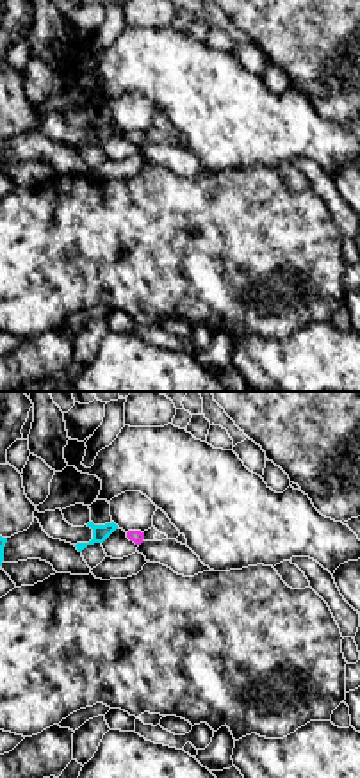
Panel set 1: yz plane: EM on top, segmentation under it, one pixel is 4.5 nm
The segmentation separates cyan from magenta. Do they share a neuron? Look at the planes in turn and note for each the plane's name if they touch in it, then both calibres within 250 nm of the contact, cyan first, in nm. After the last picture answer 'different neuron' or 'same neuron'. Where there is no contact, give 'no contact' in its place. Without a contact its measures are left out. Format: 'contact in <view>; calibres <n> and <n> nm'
no contact

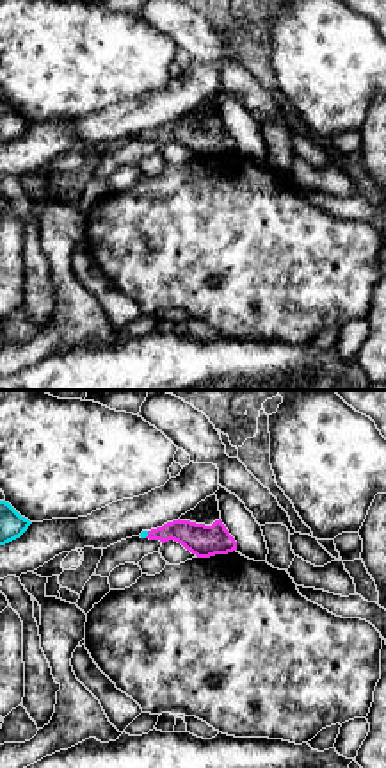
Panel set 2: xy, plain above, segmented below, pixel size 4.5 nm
contact in xy; calibres 30 and 140 nm

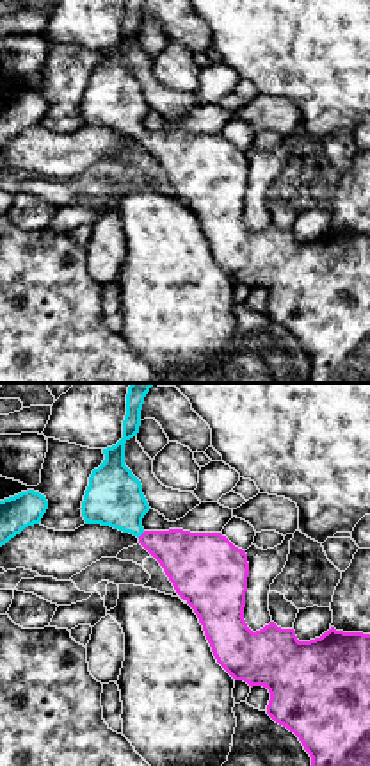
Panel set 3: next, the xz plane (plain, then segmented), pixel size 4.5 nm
contact in xz; calibres 260 and 240 nm

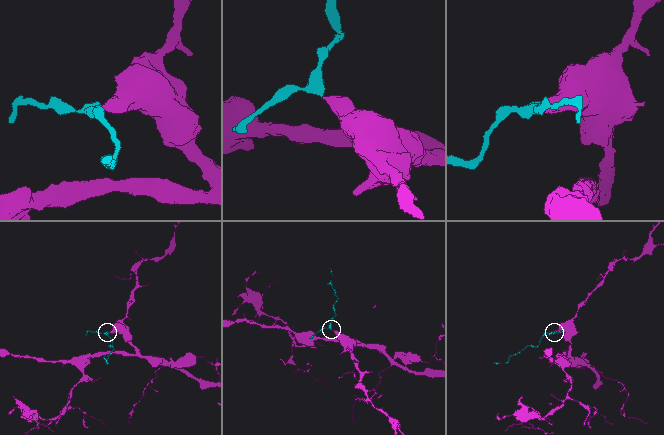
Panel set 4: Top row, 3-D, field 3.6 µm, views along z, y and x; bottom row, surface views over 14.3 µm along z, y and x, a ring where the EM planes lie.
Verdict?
same neuron

